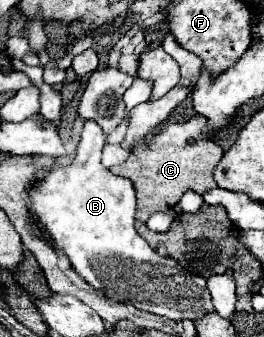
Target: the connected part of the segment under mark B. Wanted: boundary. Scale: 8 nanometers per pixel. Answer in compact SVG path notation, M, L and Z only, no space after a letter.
M86 120L78 156L66 168L44 172L30 188L34 236L46 234L72 262L74 270L108 298L170 320L198 320L214 312L206 280L188 274L172 258L154 252L134 230L136 196L132 182L102 166L106 134L94 120Z

